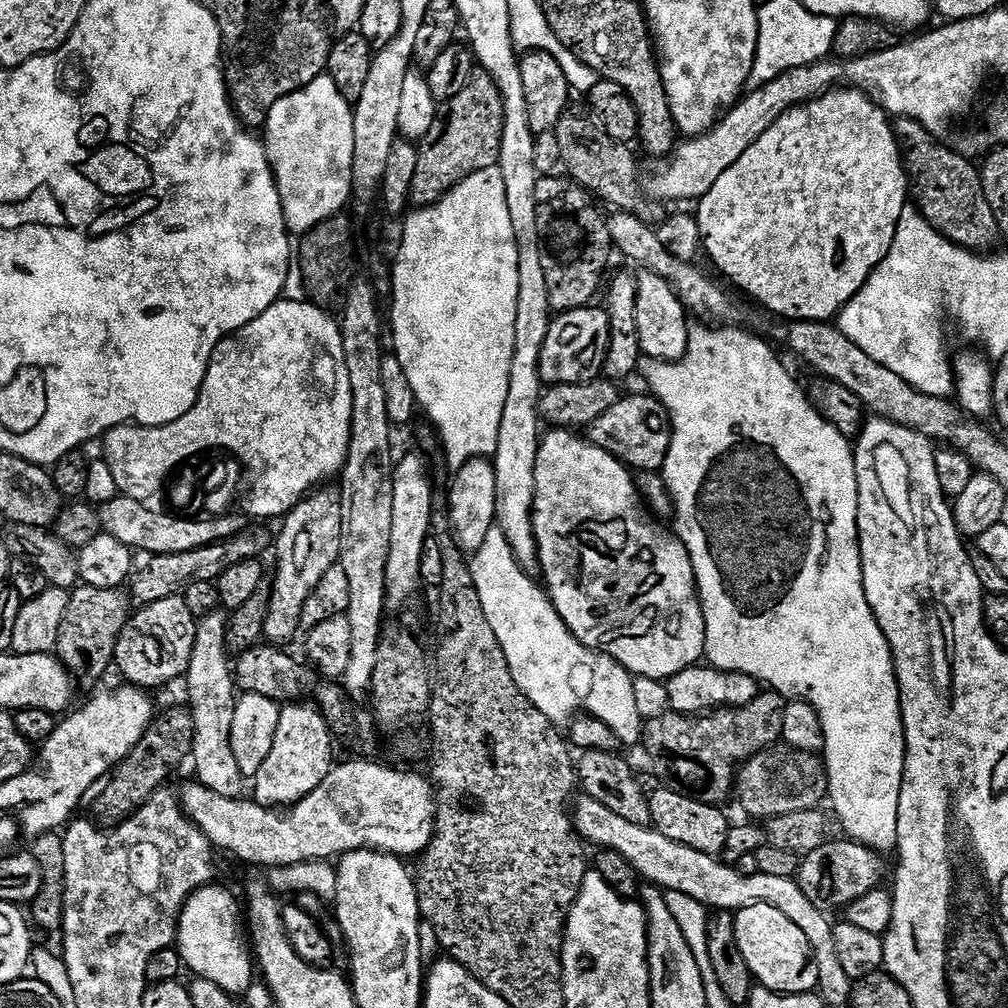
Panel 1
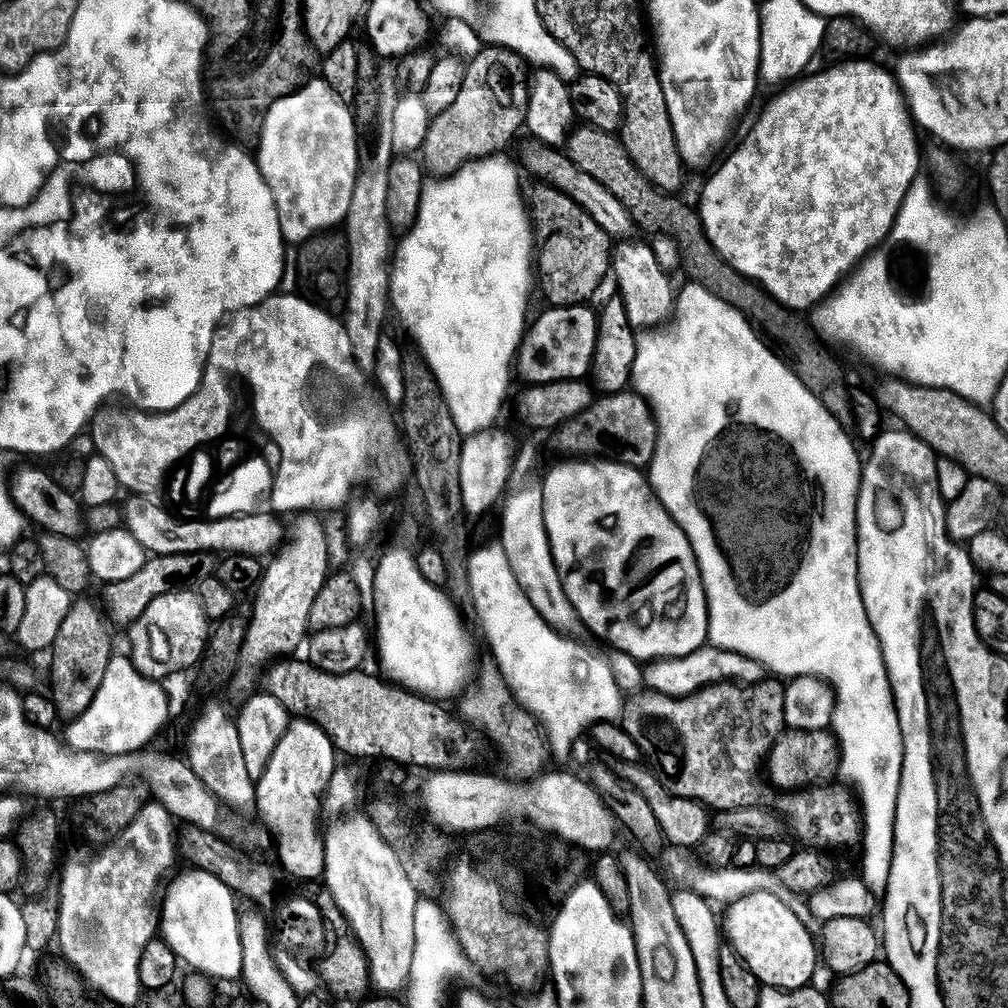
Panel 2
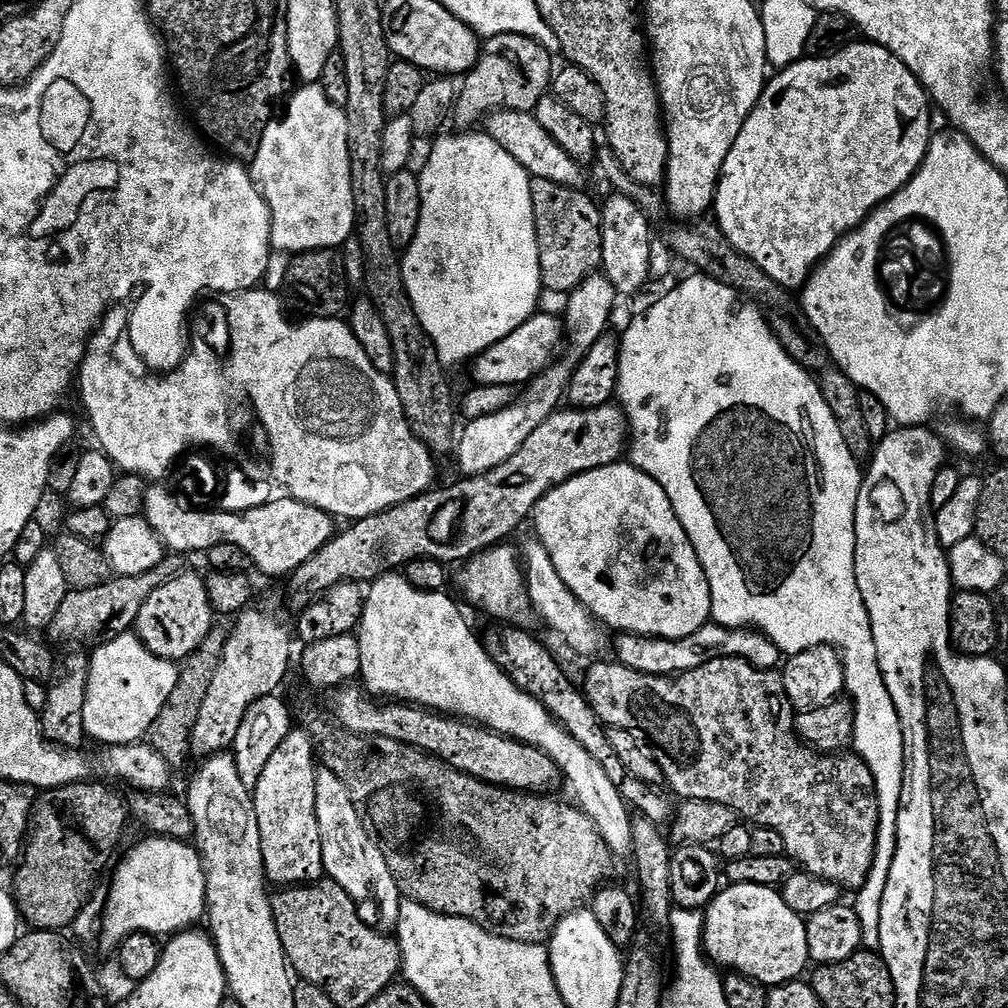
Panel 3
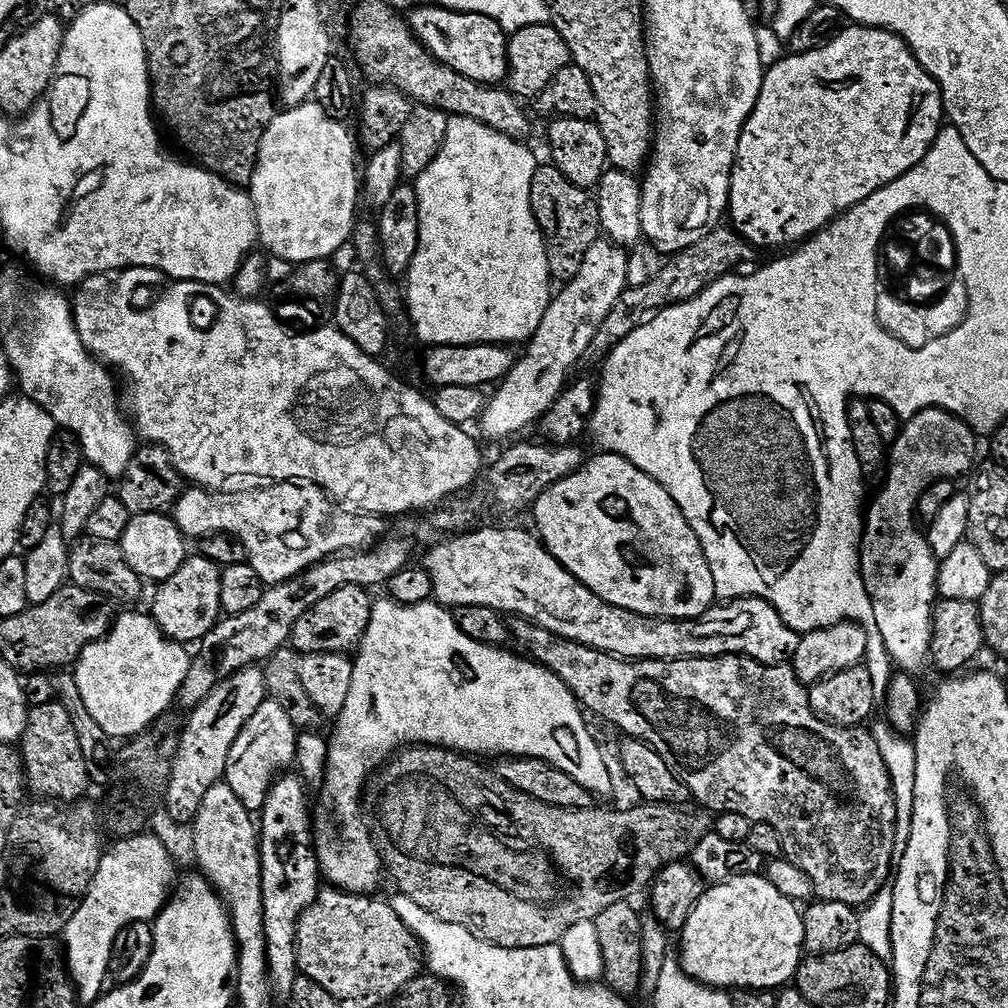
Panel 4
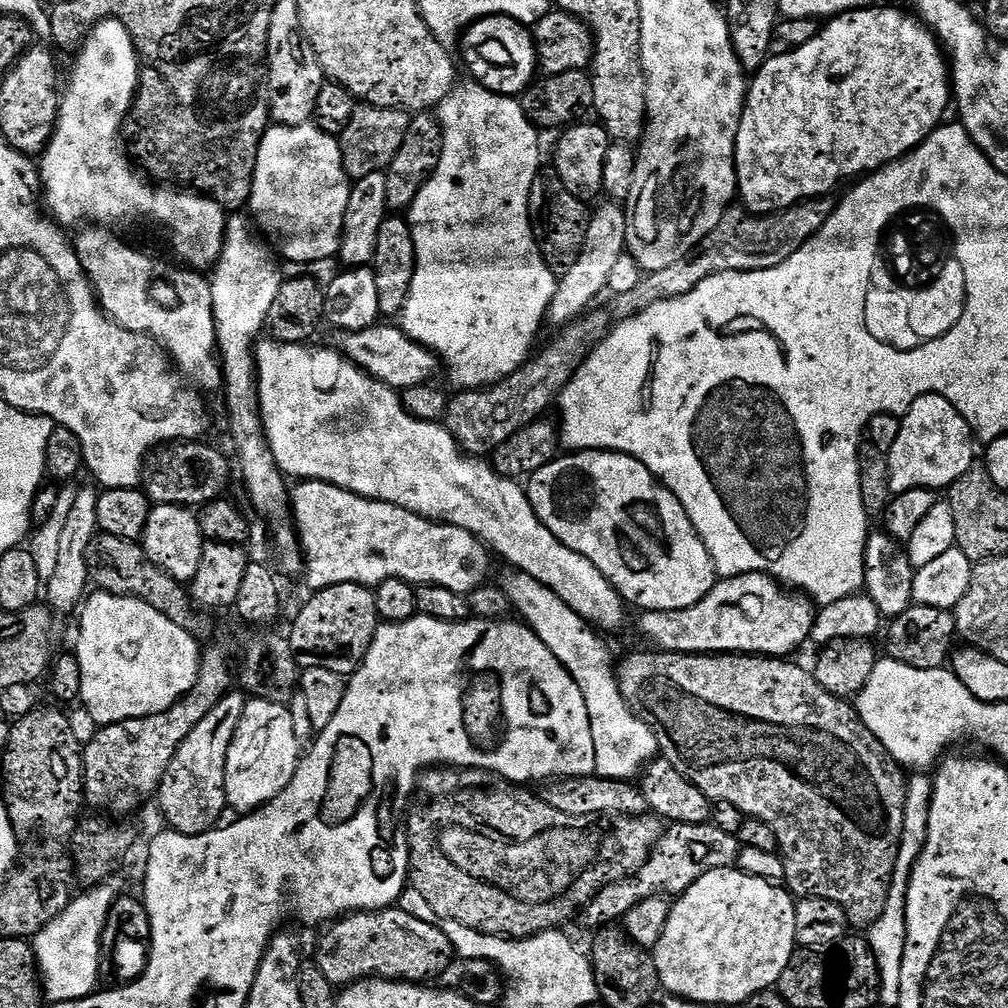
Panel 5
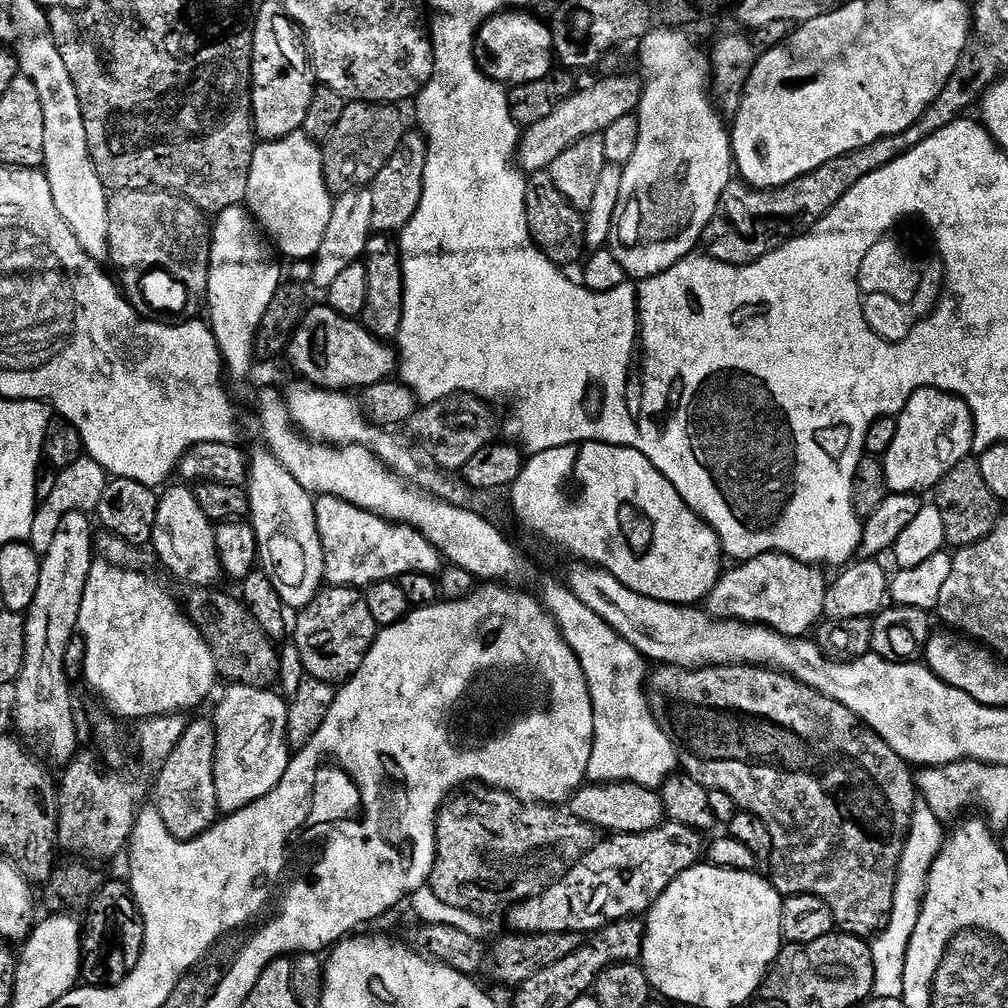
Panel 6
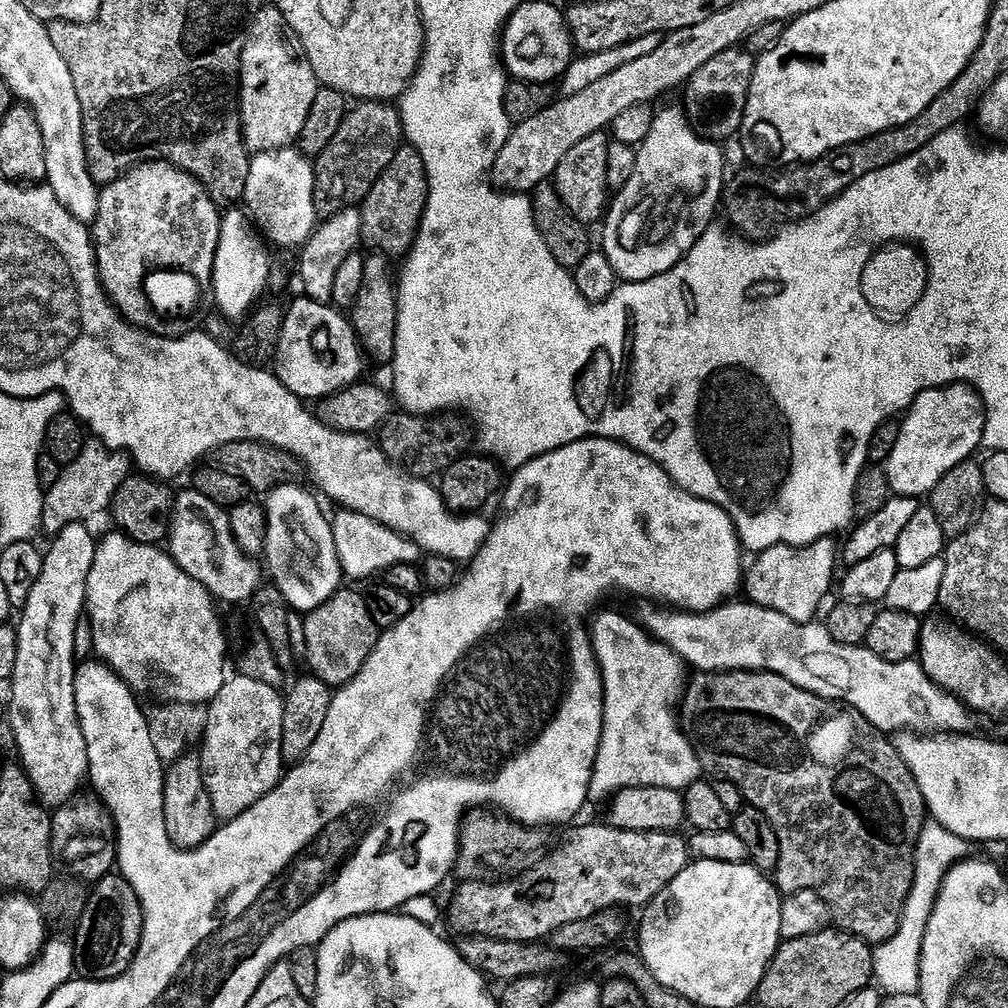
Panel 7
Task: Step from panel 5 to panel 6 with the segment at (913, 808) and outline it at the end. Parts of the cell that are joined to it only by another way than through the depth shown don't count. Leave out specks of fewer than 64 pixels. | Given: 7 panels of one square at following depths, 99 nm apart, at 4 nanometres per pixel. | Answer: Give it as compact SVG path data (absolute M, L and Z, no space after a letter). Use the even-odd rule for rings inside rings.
M917 799L916 809L912 815L912 829L908 832L908 841L900 859L900 873L896 879L896 893L892 915L888 917L888 924L871 941L870 947L874 958L874 993L882 998L901 998L904 994L904 967L906 954L910 946L910 938L918 926L920 905L924 903L924 892L928 889L928 874L932 864L940 854L940 849L946 843L946 831L941 817L934 814L934 810L924 801Z

